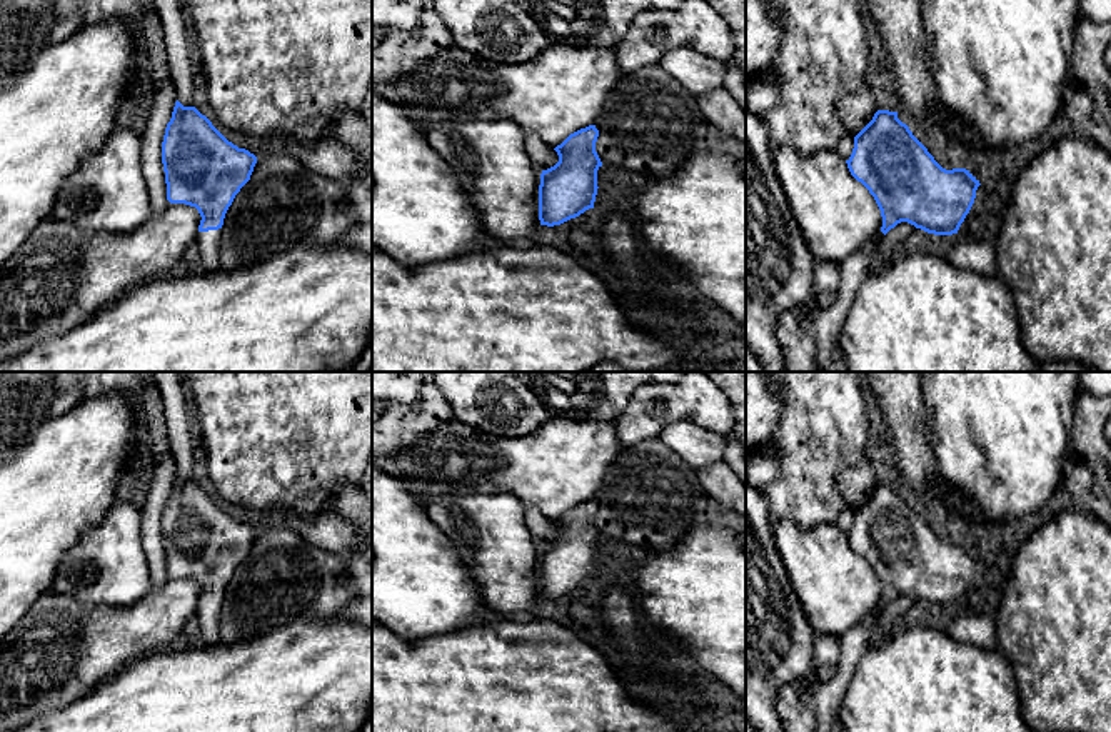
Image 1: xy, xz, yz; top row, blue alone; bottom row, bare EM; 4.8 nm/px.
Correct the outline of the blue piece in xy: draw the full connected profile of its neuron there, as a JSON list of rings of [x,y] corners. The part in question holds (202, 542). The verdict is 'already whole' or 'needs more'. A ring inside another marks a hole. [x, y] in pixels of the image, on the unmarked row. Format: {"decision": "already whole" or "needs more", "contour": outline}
{"decision": "needs more", "contour": [[[177,474],[162,515],[162,537],[167,574],[195,580],[202,590],[200,642],[220,642],[220,602],[257,530],[229,515],[195,480]]]}

